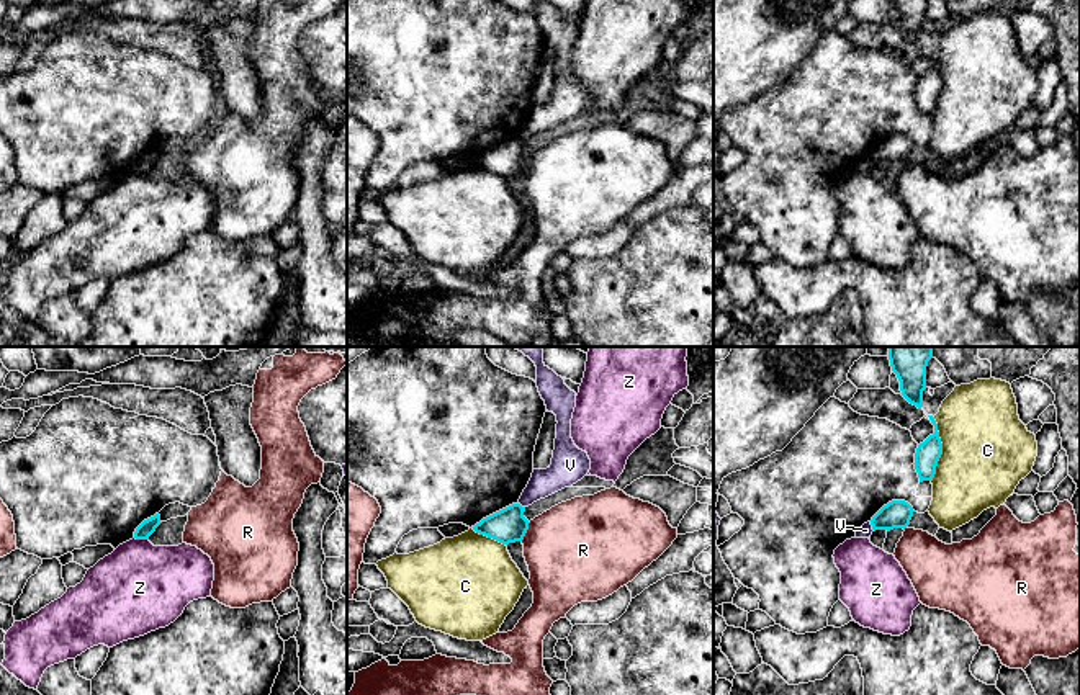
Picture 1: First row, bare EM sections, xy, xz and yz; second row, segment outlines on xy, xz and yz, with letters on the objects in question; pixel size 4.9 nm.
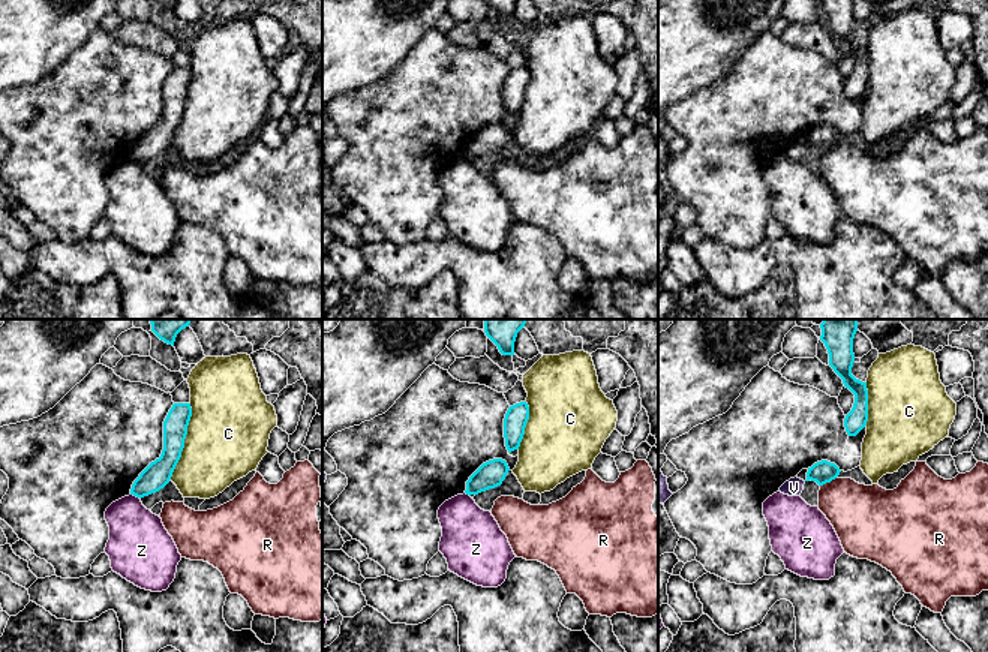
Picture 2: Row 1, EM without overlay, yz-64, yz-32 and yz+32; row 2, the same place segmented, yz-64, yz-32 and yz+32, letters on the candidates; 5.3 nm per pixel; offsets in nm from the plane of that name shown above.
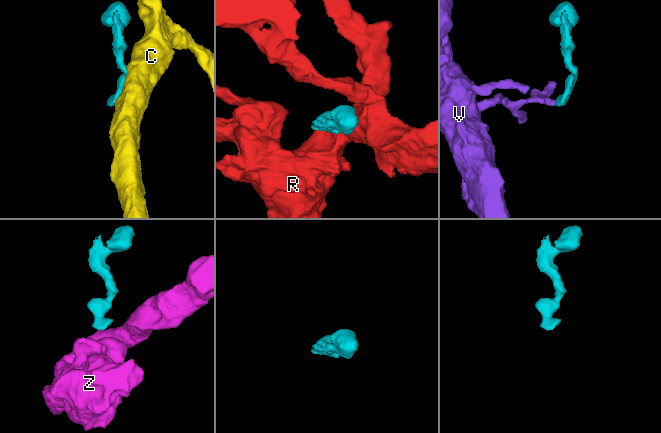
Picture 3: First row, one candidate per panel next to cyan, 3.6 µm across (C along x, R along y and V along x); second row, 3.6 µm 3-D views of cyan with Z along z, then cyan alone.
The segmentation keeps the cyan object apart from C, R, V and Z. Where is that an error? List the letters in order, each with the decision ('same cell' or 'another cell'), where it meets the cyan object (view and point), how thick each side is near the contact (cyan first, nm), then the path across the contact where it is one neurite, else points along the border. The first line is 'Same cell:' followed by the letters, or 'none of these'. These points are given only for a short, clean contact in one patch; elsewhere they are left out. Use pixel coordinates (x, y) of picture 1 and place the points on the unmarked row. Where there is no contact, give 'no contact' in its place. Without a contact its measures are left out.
Same cell: none of these
C: another cell | yz (941, 84) | 120/440 nm
R: another cell | xz (526, 165) | 170/460 nm | along xz (530, 156), (521, 174)
V: another cell | yz (872, 161) | 140/70 nm | along yz (869, 156), (874, 164)
Z: another cell | xy (141, 172) | 80/440 nm | along xy (134, 170), (148, 174)

